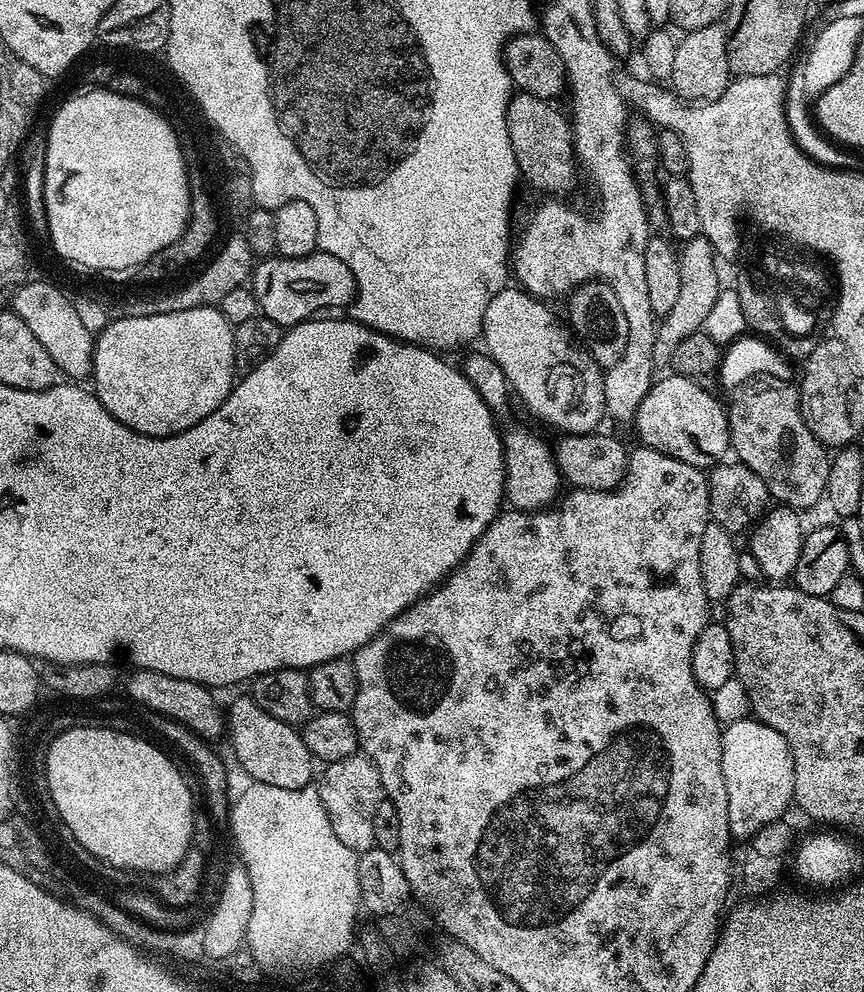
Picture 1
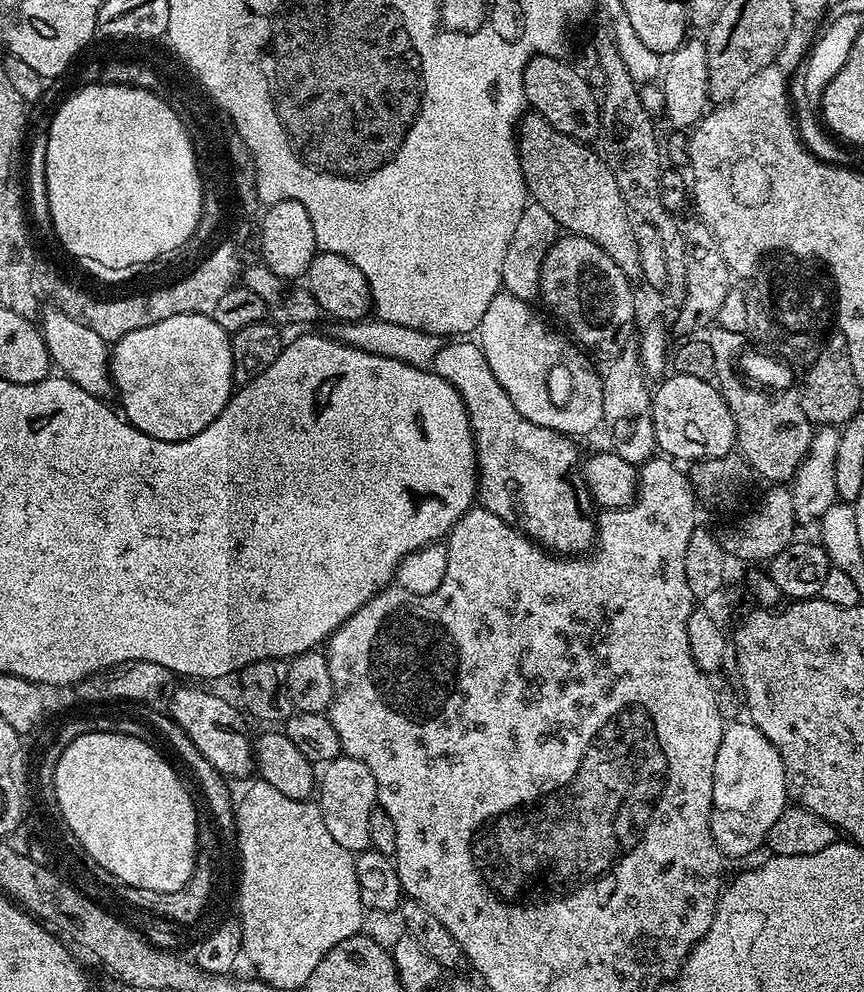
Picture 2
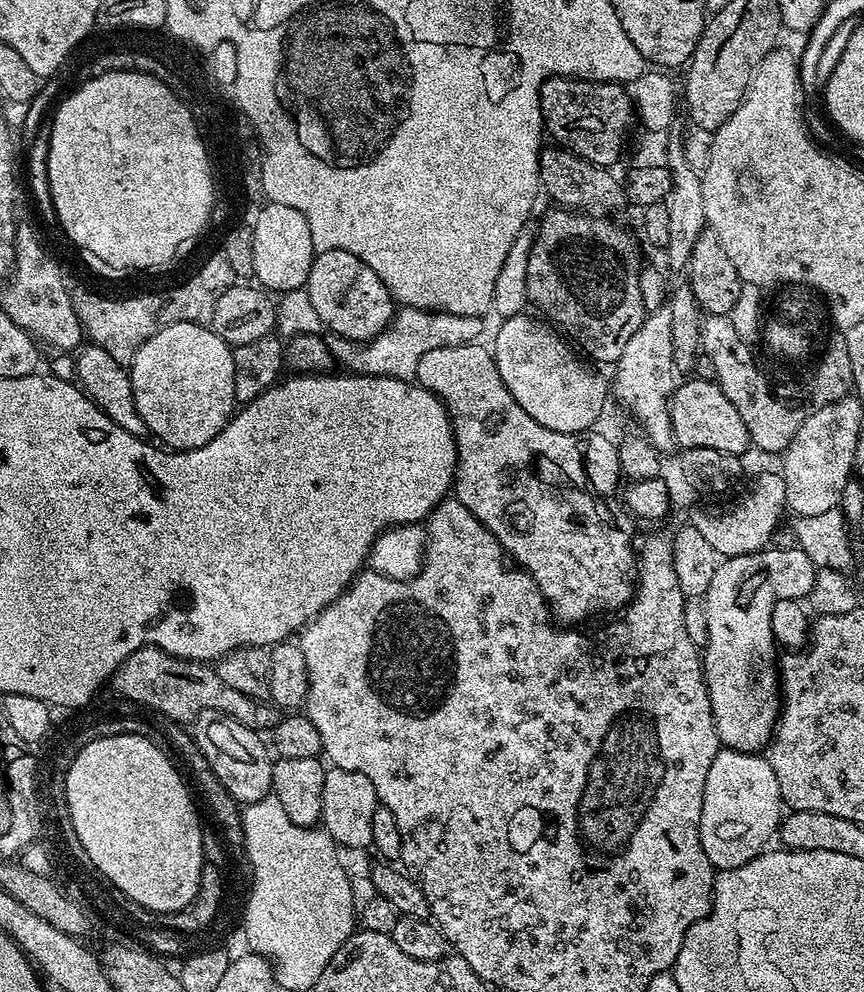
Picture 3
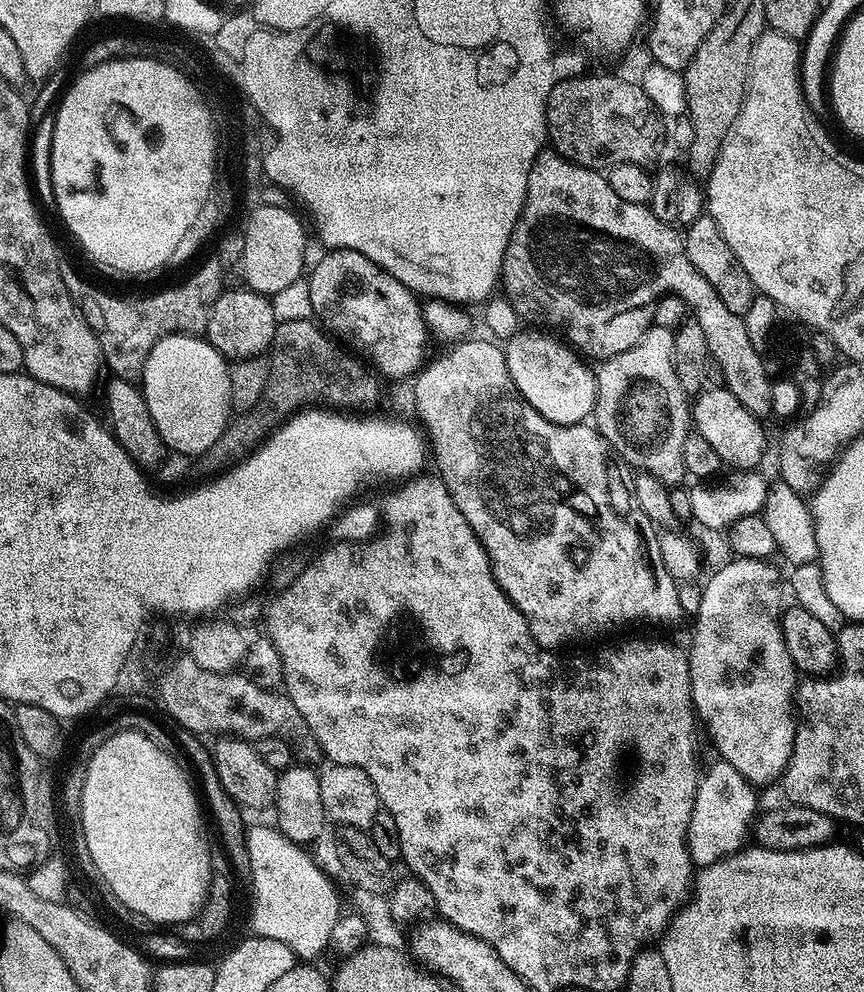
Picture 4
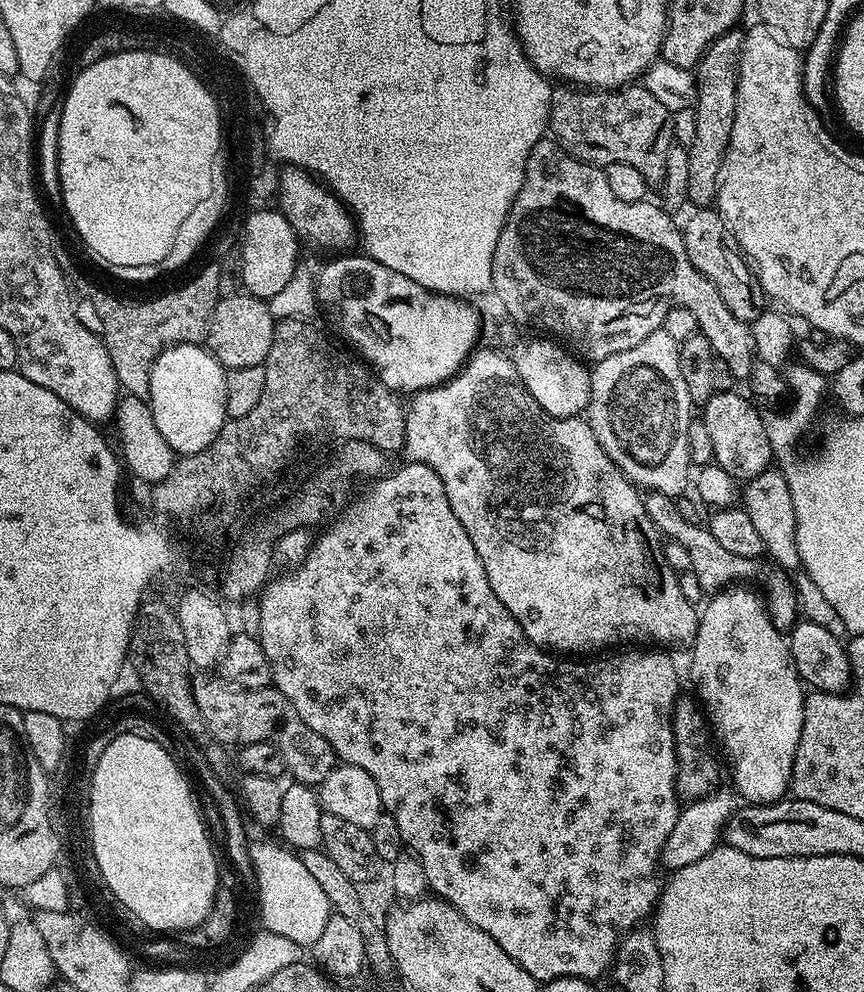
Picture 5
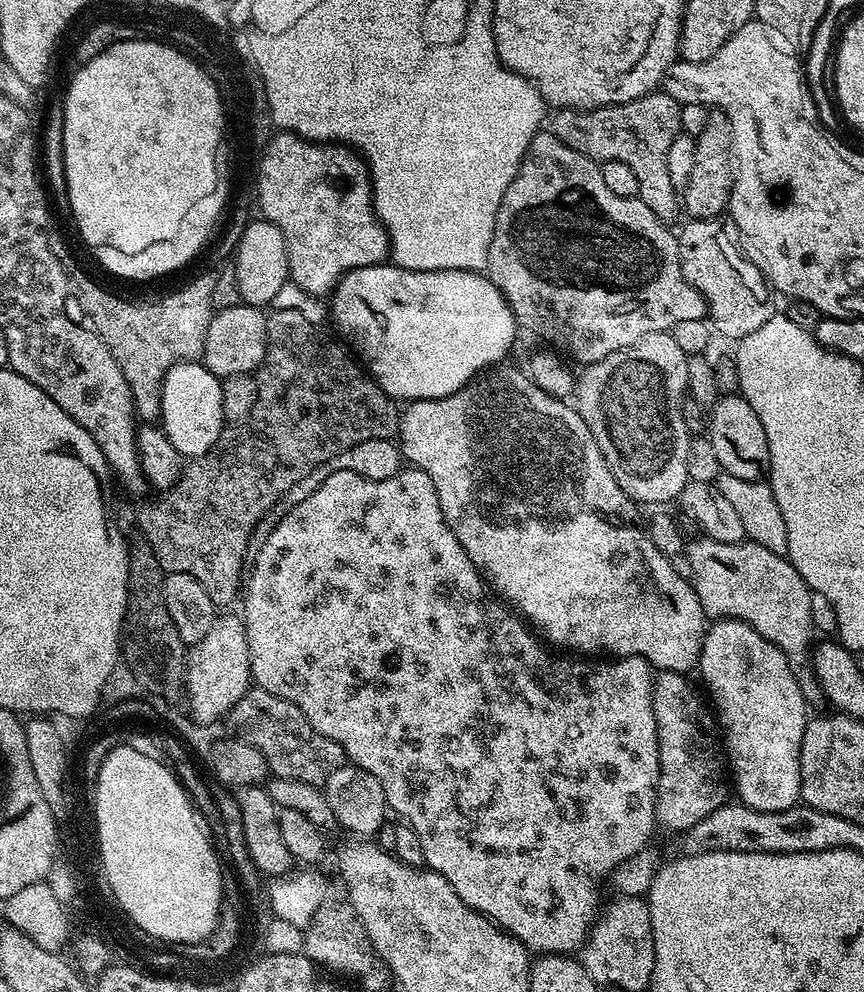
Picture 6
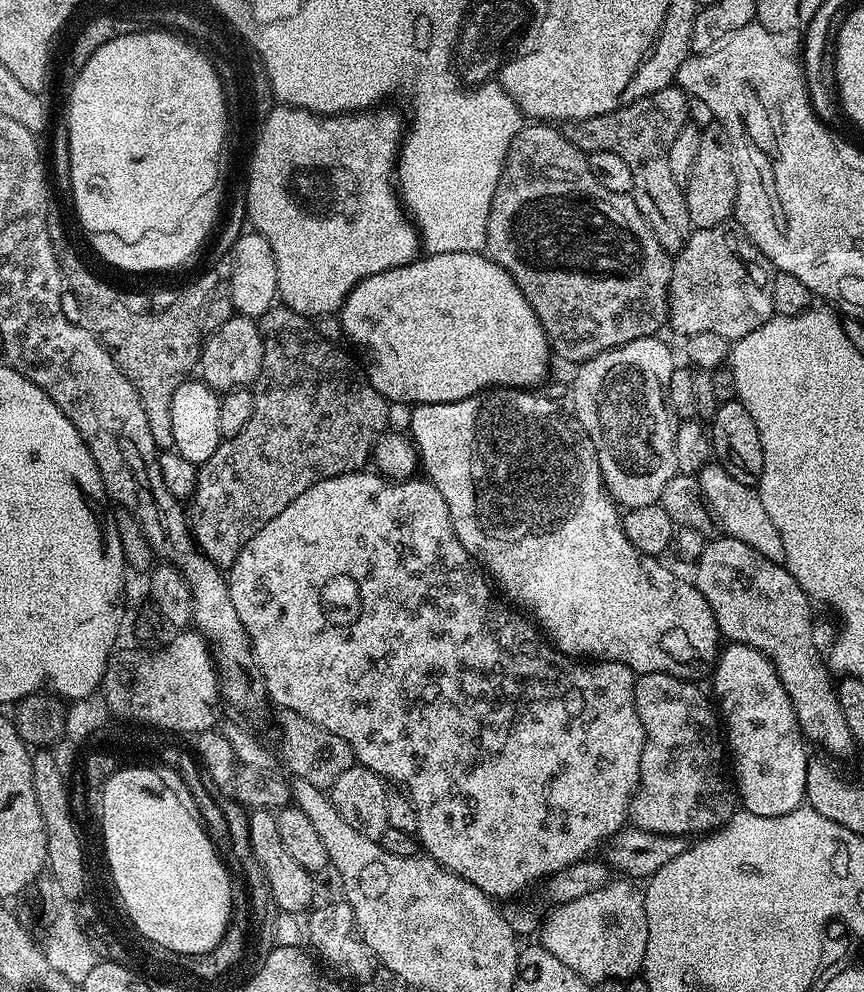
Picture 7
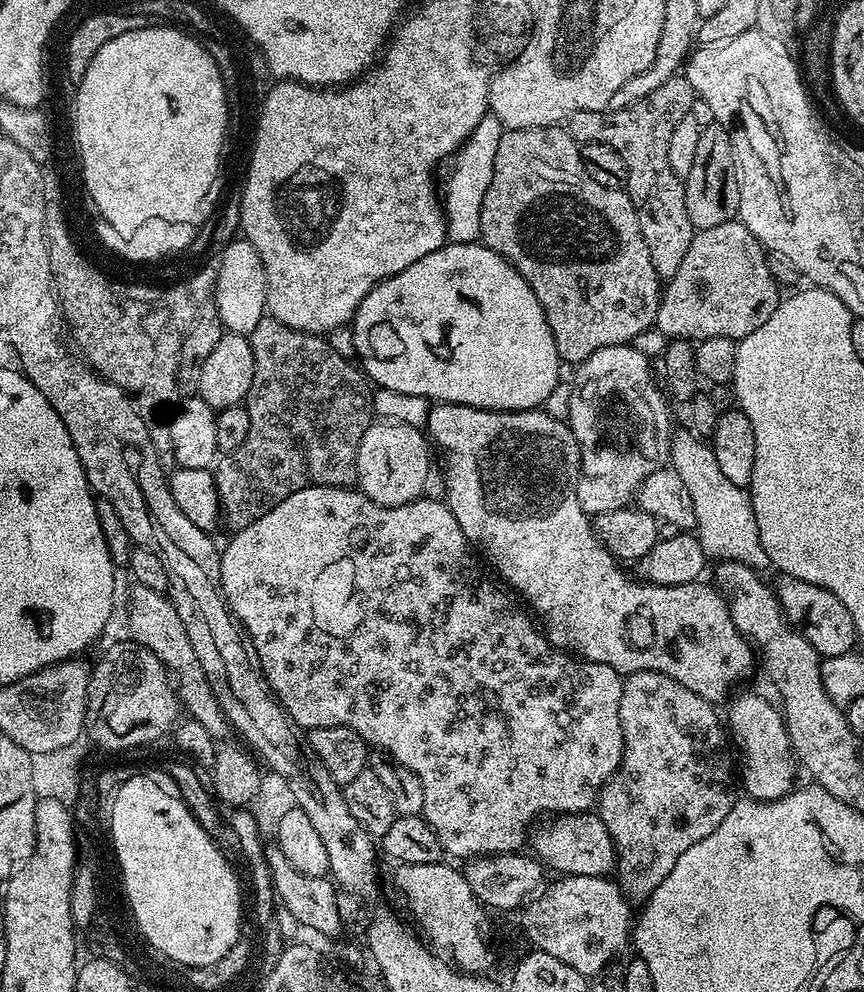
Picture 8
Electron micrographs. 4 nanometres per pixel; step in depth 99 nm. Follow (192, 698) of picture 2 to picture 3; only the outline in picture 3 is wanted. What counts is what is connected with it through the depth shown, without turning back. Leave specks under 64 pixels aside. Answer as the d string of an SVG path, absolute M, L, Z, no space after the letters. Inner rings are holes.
M205 708L191 721L190 731L198 750L206 758L210 770L222 782L237 804L247 806L269 796L272 790L273 753L257 729L246 726L230 714Z

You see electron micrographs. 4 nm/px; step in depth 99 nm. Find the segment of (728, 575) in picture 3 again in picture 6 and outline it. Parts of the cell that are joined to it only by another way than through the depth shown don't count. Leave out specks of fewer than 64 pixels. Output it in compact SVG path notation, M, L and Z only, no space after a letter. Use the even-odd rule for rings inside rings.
M721 618L707 625L700 651L699 672L708 683L707 695L710 700L712 695L711 703L722 725L722 744L726 749L735 795L736 792L740 795L737 796L739 803L760 812L784 811L795 807L800 800L800 747L802 734L810 719L810 705L802 694L796 669L788 661L788 655L774 646L774 642L762 638L762 634L758 634L758 630L746 622Z

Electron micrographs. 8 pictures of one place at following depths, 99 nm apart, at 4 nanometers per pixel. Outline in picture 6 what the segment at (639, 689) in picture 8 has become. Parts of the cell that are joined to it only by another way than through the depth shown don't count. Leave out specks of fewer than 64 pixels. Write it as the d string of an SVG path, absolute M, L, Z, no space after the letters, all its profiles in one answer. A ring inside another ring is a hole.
M660 670L655 673L652 682L654 722L660 735L656 822L657 825L665 824L666 827L673 828L673 833L676 834L701 822L708 814L722 807L730 796L730 784L726 779L726 760L717 737L716 740L712 737L718 732L717 721L705 697L700 697L692 689L688 679L687 675L679 672Z

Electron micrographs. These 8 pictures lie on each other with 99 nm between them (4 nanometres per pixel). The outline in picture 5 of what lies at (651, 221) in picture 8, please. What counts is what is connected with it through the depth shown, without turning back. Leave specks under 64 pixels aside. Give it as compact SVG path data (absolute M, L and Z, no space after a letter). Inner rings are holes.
M556 86L548 111L551 139L583 164L607 166L626 162L634 166L649 186L659 186L666 174L666 154L672 148L673 113L650 90L625 86L615 90L585 90L580 86Z

